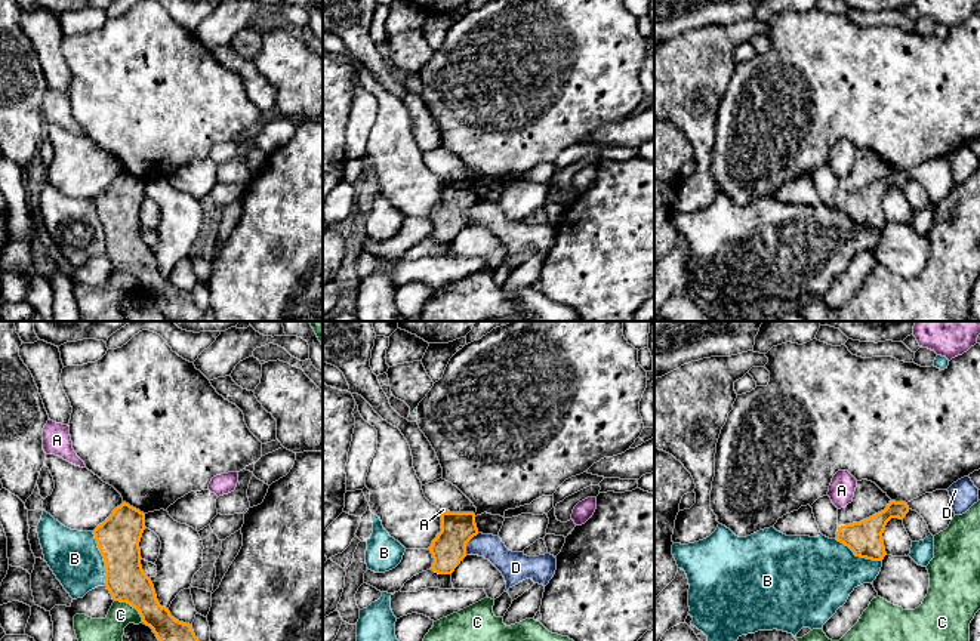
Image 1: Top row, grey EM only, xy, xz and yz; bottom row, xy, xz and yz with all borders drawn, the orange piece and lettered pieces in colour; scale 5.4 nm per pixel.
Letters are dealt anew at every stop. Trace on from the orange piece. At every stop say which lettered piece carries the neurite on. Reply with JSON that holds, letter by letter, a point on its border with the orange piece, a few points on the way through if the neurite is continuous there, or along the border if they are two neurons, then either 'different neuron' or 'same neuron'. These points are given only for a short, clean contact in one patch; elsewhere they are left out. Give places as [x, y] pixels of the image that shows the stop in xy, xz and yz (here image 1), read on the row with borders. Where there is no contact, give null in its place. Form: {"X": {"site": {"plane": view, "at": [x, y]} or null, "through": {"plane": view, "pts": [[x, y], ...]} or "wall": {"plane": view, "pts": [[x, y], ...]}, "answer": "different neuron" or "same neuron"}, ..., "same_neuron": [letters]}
{"A": {"site": {"plane": "xz", "at": [444, 512]}, "wall": {"plane": "xz", "pts": [[447, 511], [443, 512]]}, "answer": "different neuron"}, "B": {"site": {"plane": "xy", "at": [104, 558]}, "answer": "different neuron"}, "C": {"site": {"plane": "xy", "at": [132, 606]}, "answer": "different neuron"}, "D": {"site": {"plane": "xz", "at": [467, 542]}, "wall": {"plane": "xz", "pts": [[478, 533], [467, 544], [465, 554]]}, "answer": "different neuron"}, "same_neuron": []}

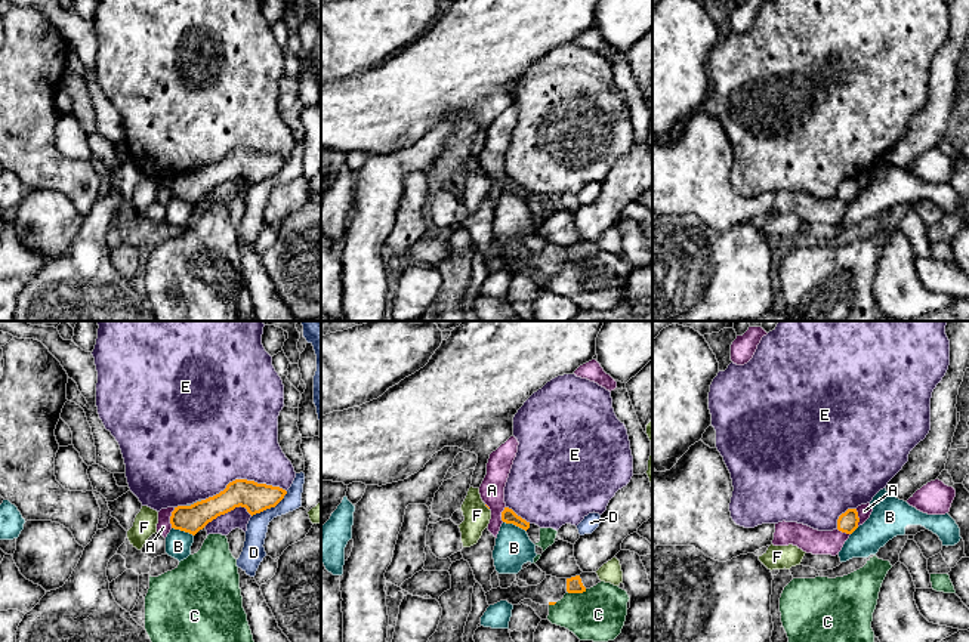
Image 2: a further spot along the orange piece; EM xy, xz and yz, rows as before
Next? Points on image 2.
{"A": {"site": {"plane": "xy", "at": [170, 518]}, "wall": {"plane": "xy", "pts": [[175, 508], [170, 517], [170, 527]]}, "answer": "different neuron"}, "B": {"site": {"plane": "xz", "at": [515, 524]}, "answer": "different neuron"}, "C": {"site": {"plane": "xz", "at": [576, 592]}, "answer": "different neuron"}, "D": {"site": {"plane": "xy", "at": [269, 508]}, "answer": "different neuron"}, "E": {"site": {"plane": "xy", "at": [243, 480]}, "answer": "different neuron"}, "F": {"site": {"plane": "xz", "at": [487, 506]}, "answer": "different neuron"}, "same_neuron": []}

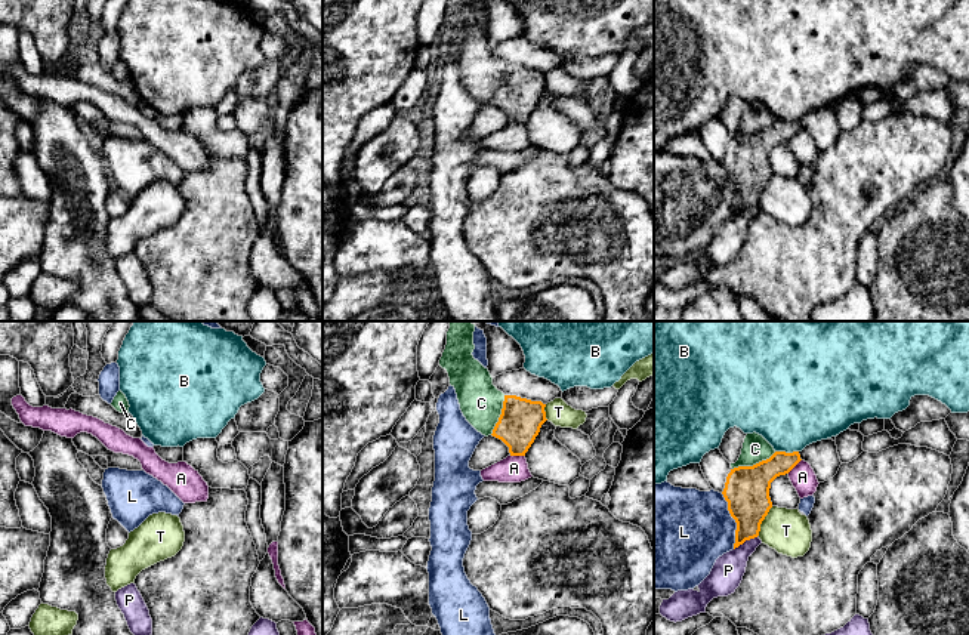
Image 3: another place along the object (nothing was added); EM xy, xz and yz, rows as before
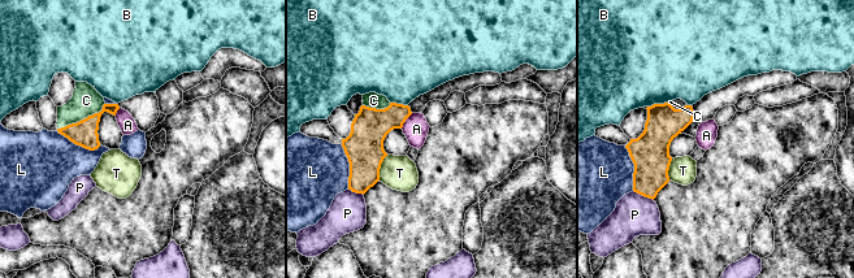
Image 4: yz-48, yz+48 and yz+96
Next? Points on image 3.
{"A": {"site": {"plane": "xz", "at": [518, 455]}, "wall": {"plane": "xz", "pts": [[511, 455], [524, 456]]}, "answer": "different neuron"}, "B": {"site": {"plane": "yz", "at": [787, 453]}, "answer": "different neuron"}, "C": {"site": {"plane": "yz", "at": [753, 465]}, "wall": {"plane": "yz", "pts": [[775, 452], [752, 465], [738, 465], [733, 469]]}, "answer": "different neuron"}, "L": {"site": {"plane": "yz", "at": [735, 521]}, "answer": "different neuron"}, "P": {"site": {"plane": "yz", "at": [746, 539]}, "answer": "different neuron"}, "T": {"site": {"plane": "yz", "at": [762, 520]}, "answer": "different neuron"}, "same_neuron": []}

